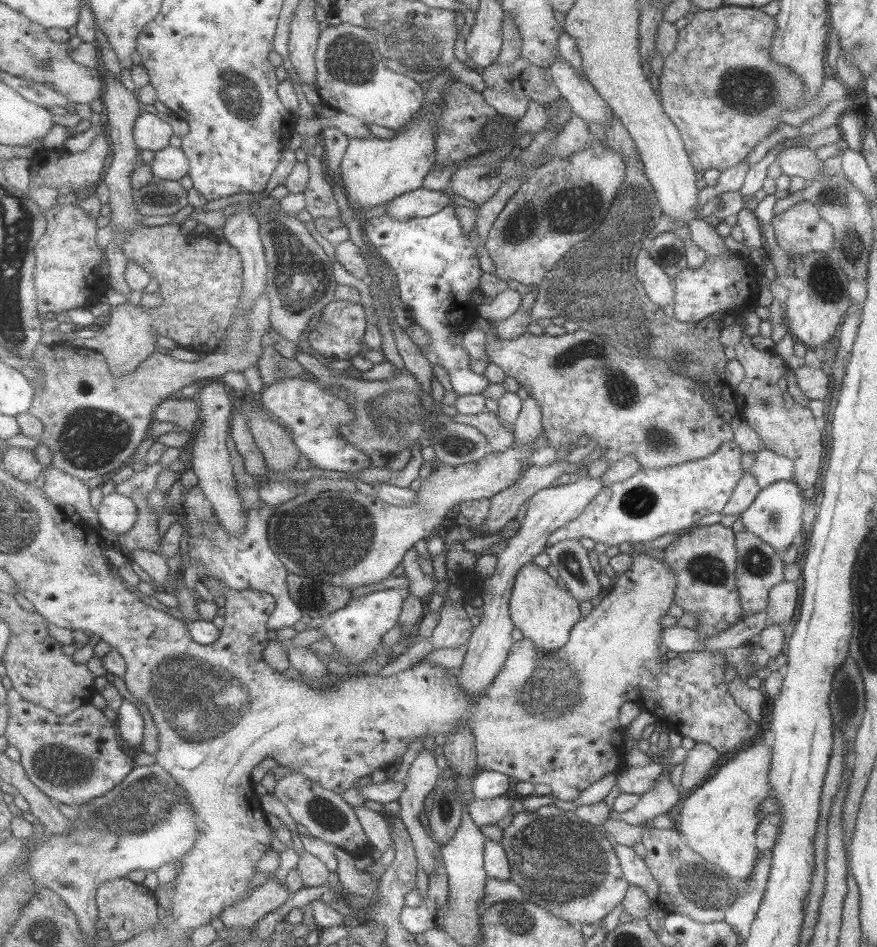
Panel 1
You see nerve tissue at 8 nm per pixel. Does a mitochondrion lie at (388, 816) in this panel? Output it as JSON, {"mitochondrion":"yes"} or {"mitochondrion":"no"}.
{"mitochondrion":"no"}

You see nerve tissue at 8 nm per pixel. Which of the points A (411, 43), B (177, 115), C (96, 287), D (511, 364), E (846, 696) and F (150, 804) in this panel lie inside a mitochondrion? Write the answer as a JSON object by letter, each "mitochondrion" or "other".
{"A":"mitochondrion","B":"other","C":"other","D":"other","E":"mitochondrion","F":"mitochondrion"}

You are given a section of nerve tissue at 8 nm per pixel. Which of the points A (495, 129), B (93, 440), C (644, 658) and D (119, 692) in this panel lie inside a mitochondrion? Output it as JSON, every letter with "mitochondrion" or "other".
{"A":"mitochondrion","B":"mitochondrion","C":"other","D":"other"}

